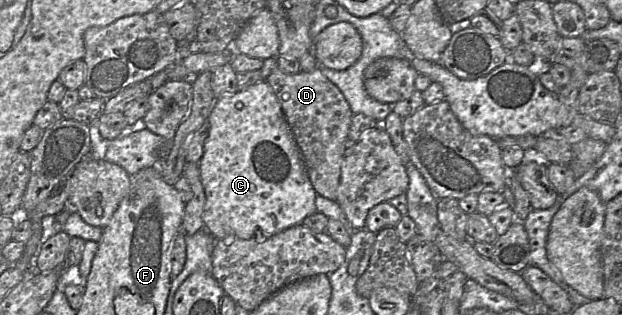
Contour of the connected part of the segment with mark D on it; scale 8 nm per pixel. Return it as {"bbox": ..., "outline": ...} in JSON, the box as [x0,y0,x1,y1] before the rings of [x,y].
{"bbox":[265,66,353,201],"outline":[[[276,66],[265,81],[270,84],[279,100],[316,194],[336,201],[345,158],[343,147],[349,137],[353,116],[345,96],[318,67],[310,72],[300,70],[296,74],[288,74]]]}

